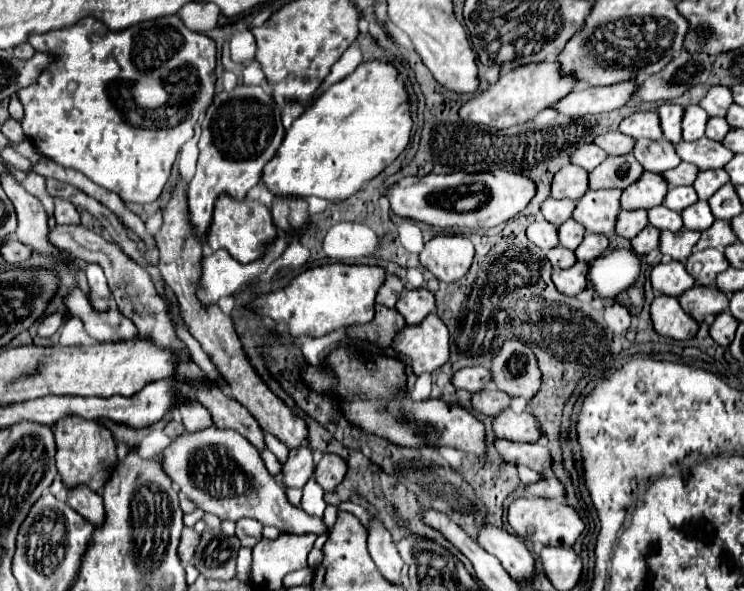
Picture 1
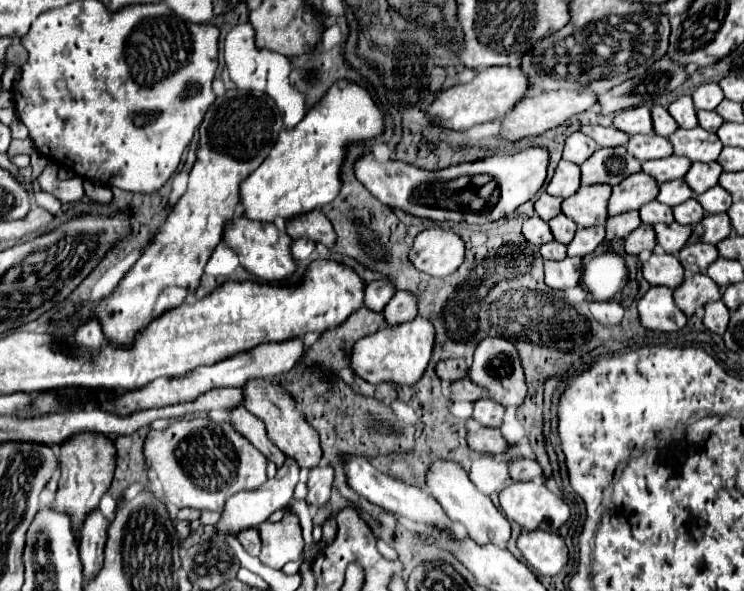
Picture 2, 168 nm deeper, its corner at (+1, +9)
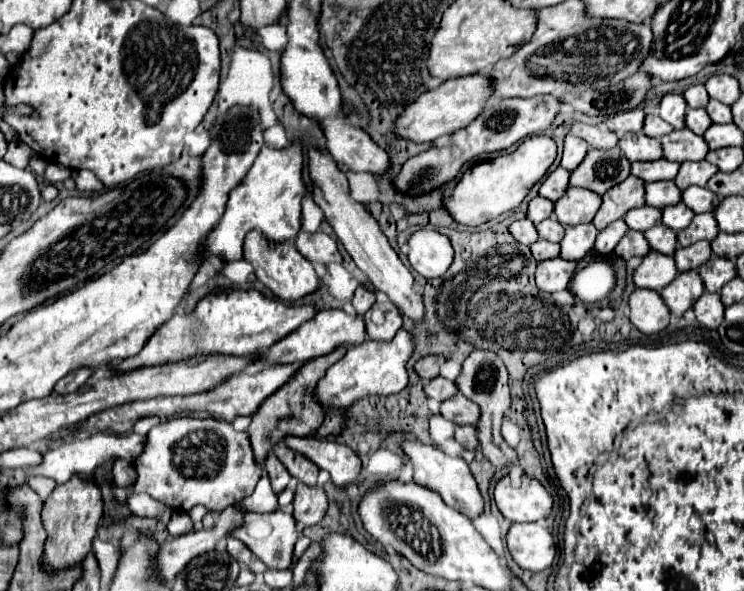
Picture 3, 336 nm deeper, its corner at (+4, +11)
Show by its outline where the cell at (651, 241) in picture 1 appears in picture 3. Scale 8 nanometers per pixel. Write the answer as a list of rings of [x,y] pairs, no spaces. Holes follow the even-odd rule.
[[[628,230],[614,250],[614,254],[618,254],[624,260],[630,260],[632,256],[644,256],[648,252],[650,252],[650,244],[646,244],[644,232],[638,230]]]

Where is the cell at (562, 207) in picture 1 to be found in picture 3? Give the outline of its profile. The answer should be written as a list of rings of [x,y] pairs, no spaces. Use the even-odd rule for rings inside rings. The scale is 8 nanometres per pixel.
[[[536,196],[536,198],[530,200],[530,204],[528,204],[528,214],[526,214],[526,216],[528,216],[534,224],[538,224],[538,222],[550,218],[552,212],[554,212],[554,202],[550,202],[550,200],[542,198],[542,196]]]

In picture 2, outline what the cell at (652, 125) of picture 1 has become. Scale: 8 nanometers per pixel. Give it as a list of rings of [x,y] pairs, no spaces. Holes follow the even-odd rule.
[[[637,106],[637,108],[629,108],[623,112],[615,114],[613,126],[621,132],[627,132],[629,136],[633,134],[651,134],[653,126],[651,126],[651,112],[647,106]]]

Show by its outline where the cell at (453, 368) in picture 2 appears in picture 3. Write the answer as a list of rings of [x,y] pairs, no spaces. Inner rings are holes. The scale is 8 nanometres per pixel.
[[[424,356],[416,362],[416,372],[420,374],[420,378],[424,382],[434,380],[440,374],[440,366],[438,366],[438,356]]]

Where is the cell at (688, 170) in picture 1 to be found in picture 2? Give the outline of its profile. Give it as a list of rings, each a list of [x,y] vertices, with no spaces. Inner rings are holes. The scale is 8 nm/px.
[[[671,154],[671,156],[661,158],[661,160],[643,162],[643,172],[653,176],[659,184],[667,182],[667,180],[683,178],[689,168],[691,168],[689,158],[683,158],[683,156],[677,156],[677,154]]]

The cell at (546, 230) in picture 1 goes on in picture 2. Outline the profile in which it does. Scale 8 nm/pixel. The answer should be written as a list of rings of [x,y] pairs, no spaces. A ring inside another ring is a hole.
[[[531,216],[531,218],[527,218],[523,222],[523,236],[527,238],[527,242],[537,244],[537,246],[553,240],[553,234],[549,230],[549,224],[543,222],[539,216]]]

